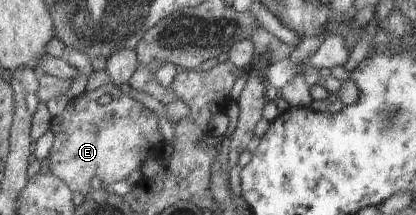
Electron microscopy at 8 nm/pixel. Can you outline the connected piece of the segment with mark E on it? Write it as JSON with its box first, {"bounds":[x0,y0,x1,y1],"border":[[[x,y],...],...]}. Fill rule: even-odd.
{"bounds":[45,81,165,196],"border":[[[108,81],[96,91],[86,91],[78,98],[72,98],[66,108],[53,117],[50,130],[54,142],[45,162],[53,176],[60,178],[70,191],[78,191],[85,196],[93,190],[93,178],[100,179],[102,188],[126,181],[154,154],[161,158],[165,142],[157,130],[158,119],[156,113],[124,95]],[[104,94],[110,96],[108,104],[98,102]]]}

